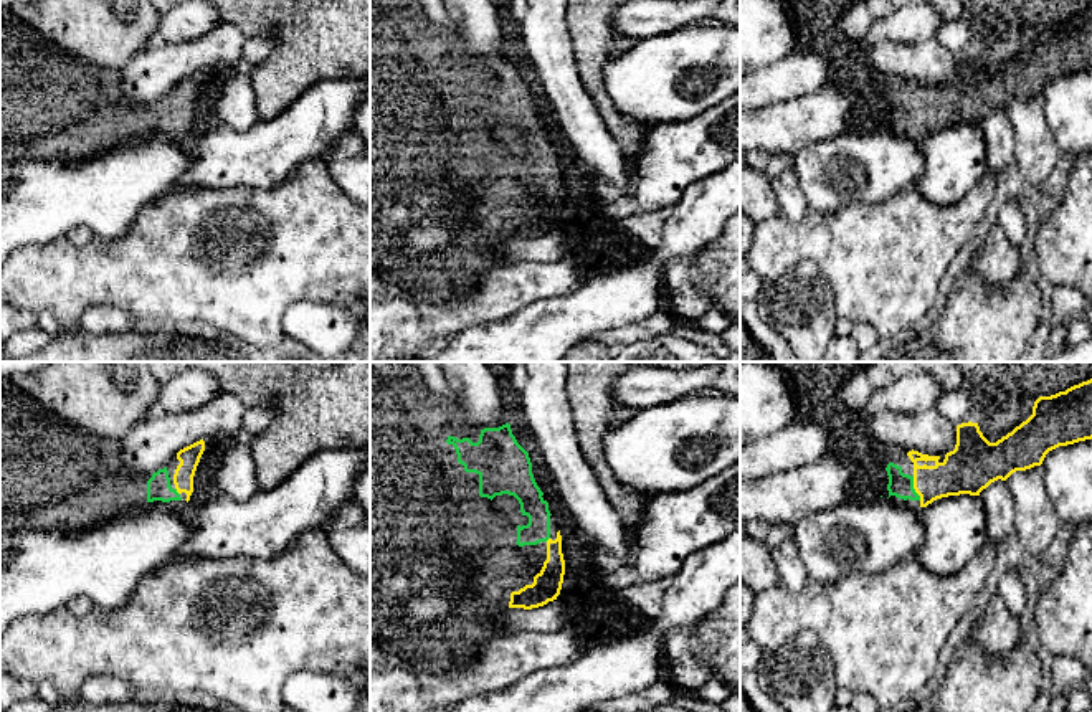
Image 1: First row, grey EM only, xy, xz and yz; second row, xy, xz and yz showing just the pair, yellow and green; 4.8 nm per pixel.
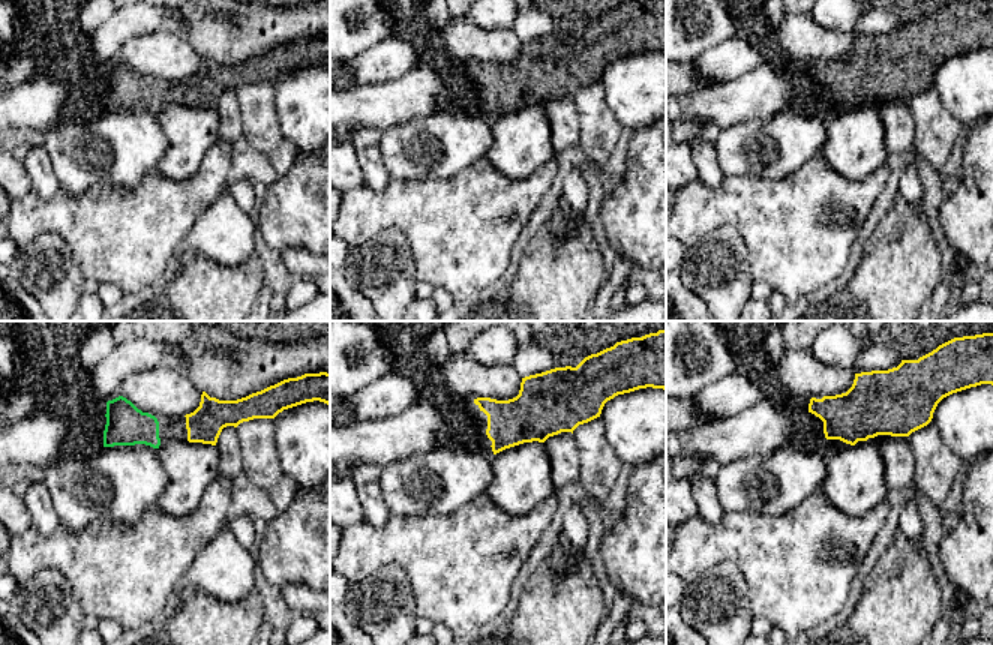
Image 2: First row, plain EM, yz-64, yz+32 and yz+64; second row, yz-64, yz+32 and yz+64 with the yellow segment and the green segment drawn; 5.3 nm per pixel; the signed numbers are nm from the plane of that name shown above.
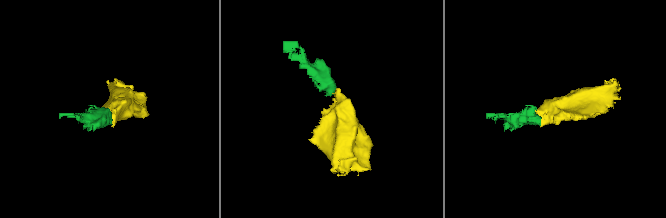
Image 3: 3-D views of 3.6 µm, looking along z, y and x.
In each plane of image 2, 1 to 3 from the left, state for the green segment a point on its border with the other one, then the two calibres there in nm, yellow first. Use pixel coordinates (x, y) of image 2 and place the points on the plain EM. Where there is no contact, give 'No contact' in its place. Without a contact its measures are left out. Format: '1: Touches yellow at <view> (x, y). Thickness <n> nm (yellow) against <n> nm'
1: No contact
2: No contact
3: No contact

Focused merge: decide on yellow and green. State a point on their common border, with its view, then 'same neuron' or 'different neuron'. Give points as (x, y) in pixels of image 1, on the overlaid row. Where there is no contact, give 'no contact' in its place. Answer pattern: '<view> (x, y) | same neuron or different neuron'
yz (914, 488) | same neuron

